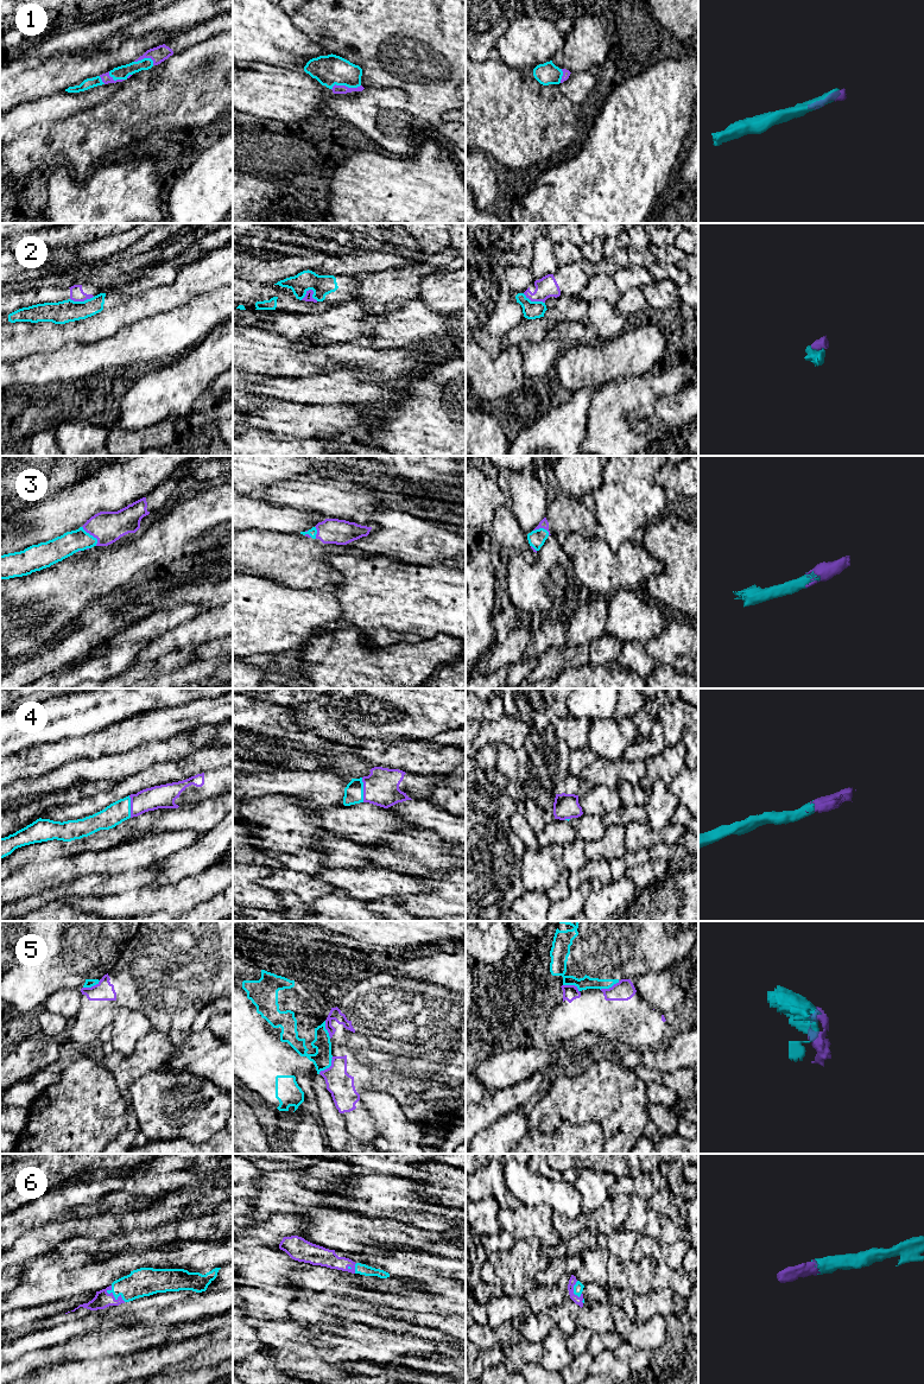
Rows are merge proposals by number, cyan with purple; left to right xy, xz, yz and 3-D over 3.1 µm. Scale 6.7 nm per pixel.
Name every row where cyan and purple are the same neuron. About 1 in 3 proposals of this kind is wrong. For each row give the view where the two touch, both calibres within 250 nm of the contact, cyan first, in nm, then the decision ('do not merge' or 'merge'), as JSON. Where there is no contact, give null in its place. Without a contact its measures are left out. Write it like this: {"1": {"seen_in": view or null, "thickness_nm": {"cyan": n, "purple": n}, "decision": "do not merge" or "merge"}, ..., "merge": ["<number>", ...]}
{"1": {"seen_in": "xz", "thickness_nm": {"cyan": 200, "purple": 60}, "decision": "merge"}, "2": {"seen_in": "xz", "thickness_nm": {"cyan": 140, "purple": 50}, "decision": "do not merge"}, "3": {"seen_in": "xy", "thickness_nm": {"cyan": 160, "purple": 220}, "decision": "merge"}, "4": {"seen_in": "xz", "thickness_nm": {"cyan": 130, "purple": 240}, "decision": "merge"}, "5": {"seen_in": "xz", "thickness_nm": {"cyan": 130, "purple": 180}, "decision": "do not merge"}, "6": {"seen_in": "xy", "thickness_nm": {"cyan": 190, "purple": 120}, "decision": "merge"}, "merge": ["1", "3", "4", "6"]}

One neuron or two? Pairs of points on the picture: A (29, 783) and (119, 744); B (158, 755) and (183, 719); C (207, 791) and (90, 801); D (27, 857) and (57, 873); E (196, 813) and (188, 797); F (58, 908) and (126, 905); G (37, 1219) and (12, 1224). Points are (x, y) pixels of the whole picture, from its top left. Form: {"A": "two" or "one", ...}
{"A": "two", "B": "two", "C": "two", "D": "two", "E": "two", "F": "two", "G": "one"}

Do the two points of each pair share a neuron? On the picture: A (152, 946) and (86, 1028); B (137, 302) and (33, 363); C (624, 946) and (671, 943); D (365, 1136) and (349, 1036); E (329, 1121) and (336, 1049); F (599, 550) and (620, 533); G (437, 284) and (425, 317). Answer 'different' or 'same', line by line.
A: same
B: different
C: same
D: same
E: different
F: different
G: different

